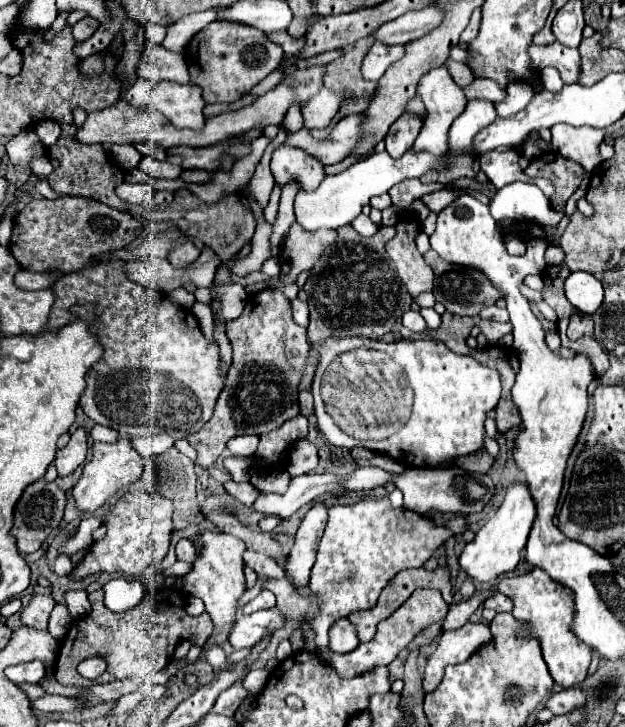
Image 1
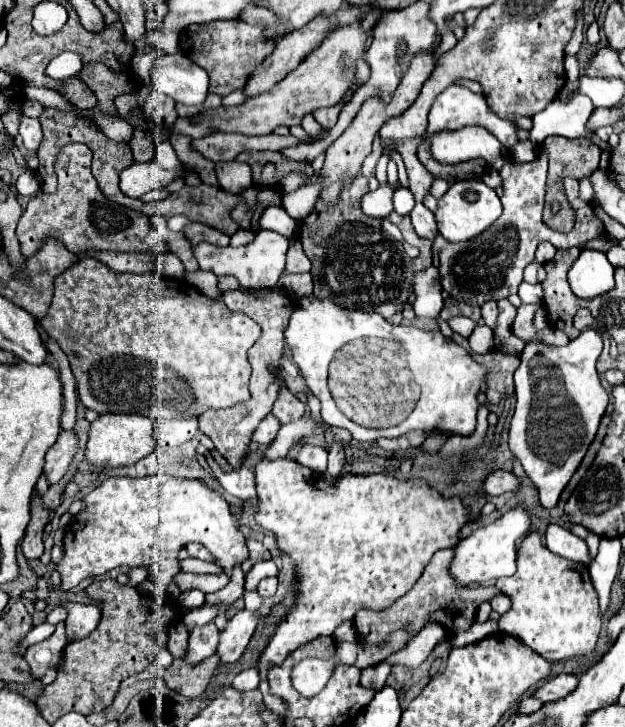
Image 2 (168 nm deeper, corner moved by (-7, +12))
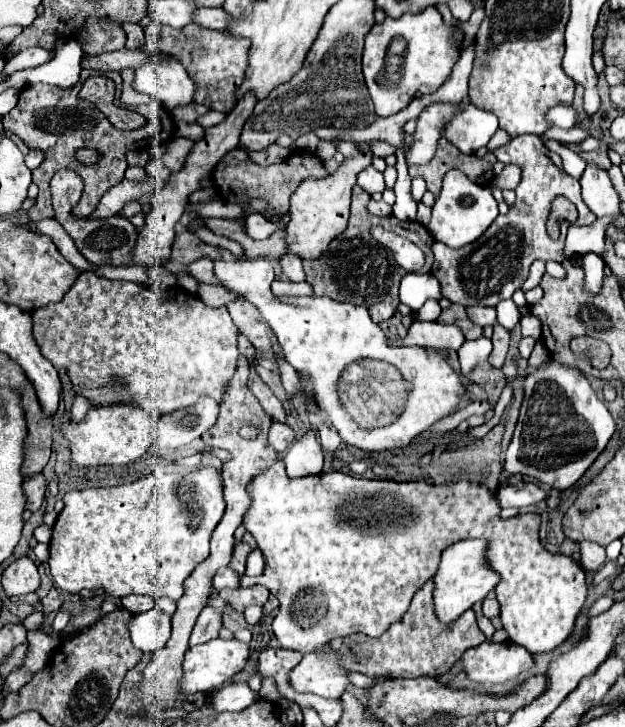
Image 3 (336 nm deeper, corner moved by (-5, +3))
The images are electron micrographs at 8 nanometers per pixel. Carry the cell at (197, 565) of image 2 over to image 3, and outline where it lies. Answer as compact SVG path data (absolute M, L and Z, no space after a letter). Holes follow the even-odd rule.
M276 461L270 469L266 469L262 475L254 477L254 481L250 483L250 495L252 495L252 507L248 509L248 513L244 515L244 527L252 533L252 537L256 539L260 551L266 557L266 569L262 573L262 577L248 577L242 575L240 577L240 586L247 588L253 585L262 583L264 587L270 589L270 593L274 593L280 599L280 611L272 621L272 631L280 643L280 649L290 649L290 651L302 651L302 653L312 653L316 649L320 649L322 645L330 643L336 637L344 637L350 633L366 633L370 637L380 637L382 633L386 633L386 629L396 623L406 609L410 607L410 601L416 593L418 587L424 585L424 581L428 581L432 577L432 569L438 567L442 549L450 547L452 543L458 543L462 539L476 539L476 537L484 537L490 541L488 547L488 561L492 565L492 569L496 569L502 577L502 581L496 585L496 599L500 603L500 619L502 619L502 627L508 633L508 639L516 645L522 645L530 655L542 655L542 653L552 653L554 649L558 649L574 631L576 619L582 613L582 607L586 603L588 597L588 585L586 585L586 573L584 569L572 561L566 555L552 555L548 553L538 539L538 525L540 525L540 517L536 513L526 513L514 519L500 519L500 507L498 501L494 497L494 493L490 493L484 485L476 485L476 483L468 483L468 481L460 481L460 483L452 483L452 485L428 485L424 481L410 481L410 483L396 483L396 481L382 481L382 479L358 479L352 475L344 475L340 471L330 471L330 473L320 473L320 475L310 475L310 477L296 477L290 479L284 471L284 463Z

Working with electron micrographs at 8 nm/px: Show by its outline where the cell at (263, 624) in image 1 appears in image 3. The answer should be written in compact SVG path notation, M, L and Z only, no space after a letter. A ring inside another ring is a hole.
M214 639L210 643L190 647L184 657L184 679L182 679L182 691L184 693L196 693L196 691L214 691L222 687L228 679L232 679L236 673L242 671L242 667L248 661L250 647L248 643L232 639Z

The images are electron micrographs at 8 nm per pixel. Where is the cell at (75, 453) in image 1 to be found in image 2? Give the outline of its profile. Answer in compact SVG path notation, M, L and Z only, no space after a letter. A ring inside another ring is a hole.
M70 430L60 432L58 440L50 446L50 450L44 456L44 470L42 474L46 476L48 484L56 484L68 470L72 456L76 454L76 436Z

